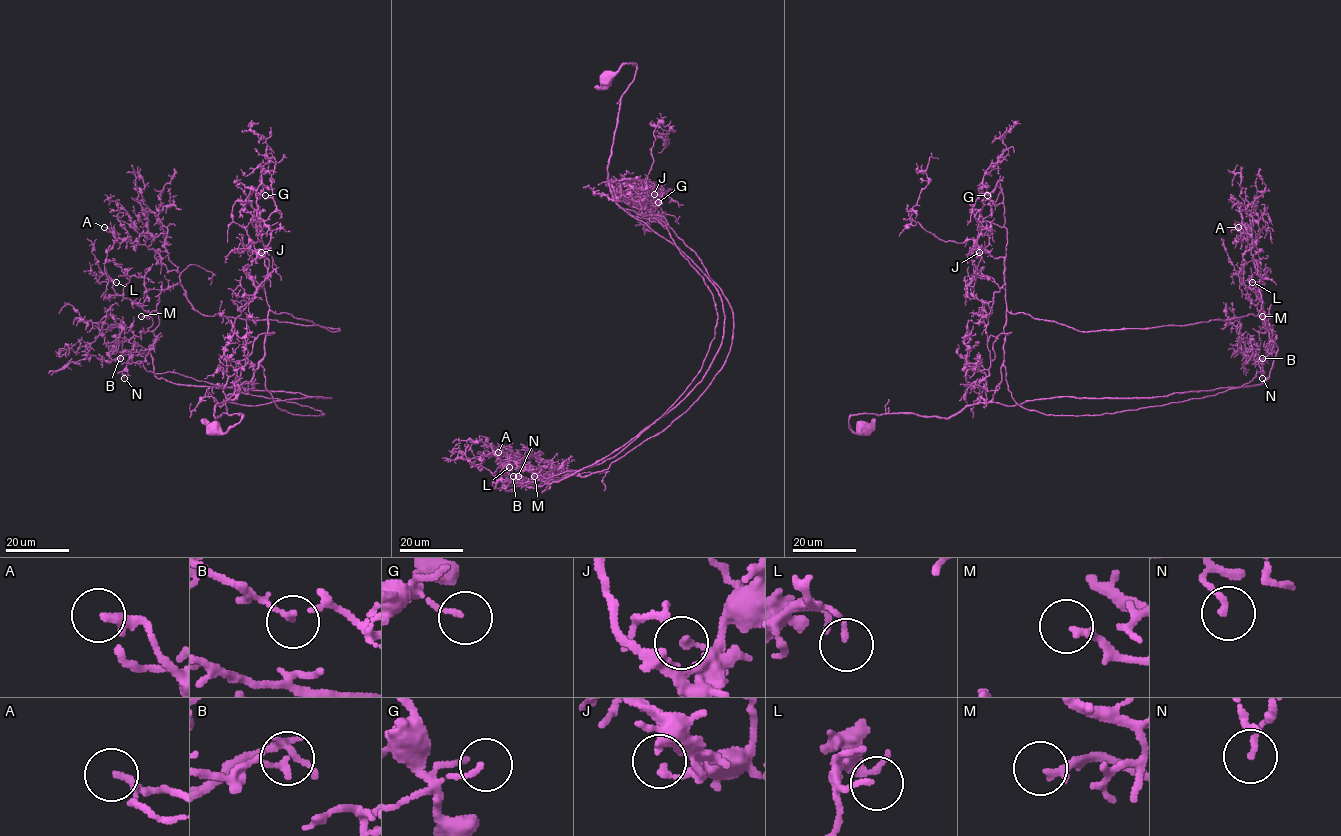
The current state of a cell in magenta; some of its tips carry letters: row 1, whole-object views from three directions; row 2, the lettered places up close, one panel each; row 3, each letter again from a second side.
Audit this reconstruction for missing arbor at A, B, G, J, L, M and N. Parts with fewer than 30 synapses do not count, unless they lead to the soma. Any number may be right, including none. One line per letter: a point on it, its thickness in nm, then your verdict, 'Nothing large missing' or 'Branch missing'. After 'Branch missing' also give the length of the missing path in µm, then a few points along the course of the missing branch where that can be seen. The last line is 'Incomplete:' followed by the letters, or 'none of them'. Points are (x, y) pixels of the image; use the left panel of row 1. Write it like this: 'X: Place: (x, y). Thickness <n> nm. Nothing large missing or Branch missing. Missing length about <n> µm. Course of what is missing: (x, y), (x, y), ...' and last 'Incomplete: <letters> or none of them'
A: Place: (104, 227). Thickness 240 nm. Branch missing. Missing length about 15 µm. Course of what is missing: (104, 227), (91, 220), (88, 209)
B: Place: (120, 358). Thickness 120 nm. Nothing large missing
G: Place: (265, 195). Thickness 130 nm. Nothing large missing
J: Place: (261, 252). Thickness 170 nm. Nothing large missing
L: Place: (116, 282). Thickness 120 nm. Nothing large missing
M: Place: (141, 316). Thickness 200 nm. Branch missing. Missing length about 45 µm. Course of what is missing: (141, 316), (124, 313), (120, 316), (110, 314), (104, 320), (84, 285), (70, 283), (74, 274)
N: Place: (124, 378). Thickness 150 nm. Nothing large missing
Incomplete: A, M

